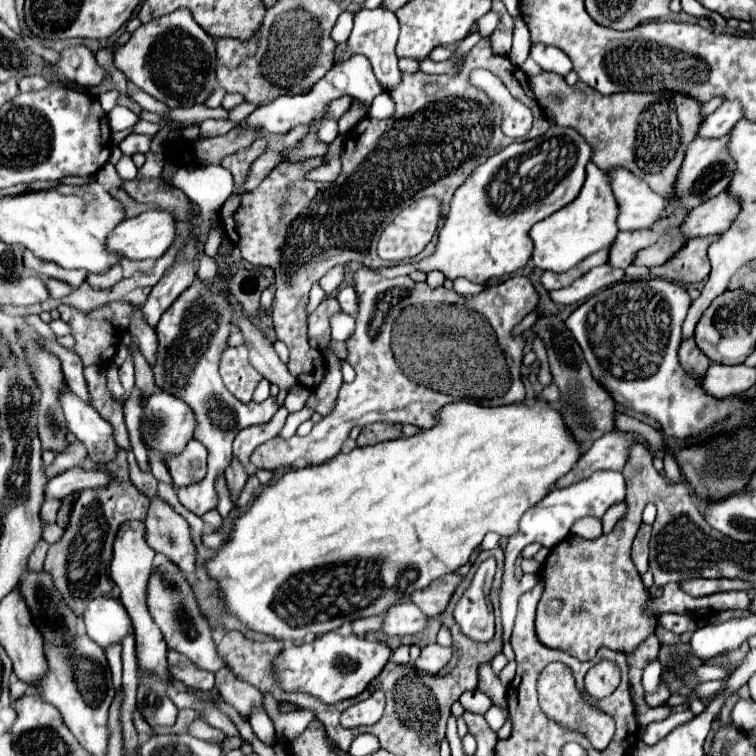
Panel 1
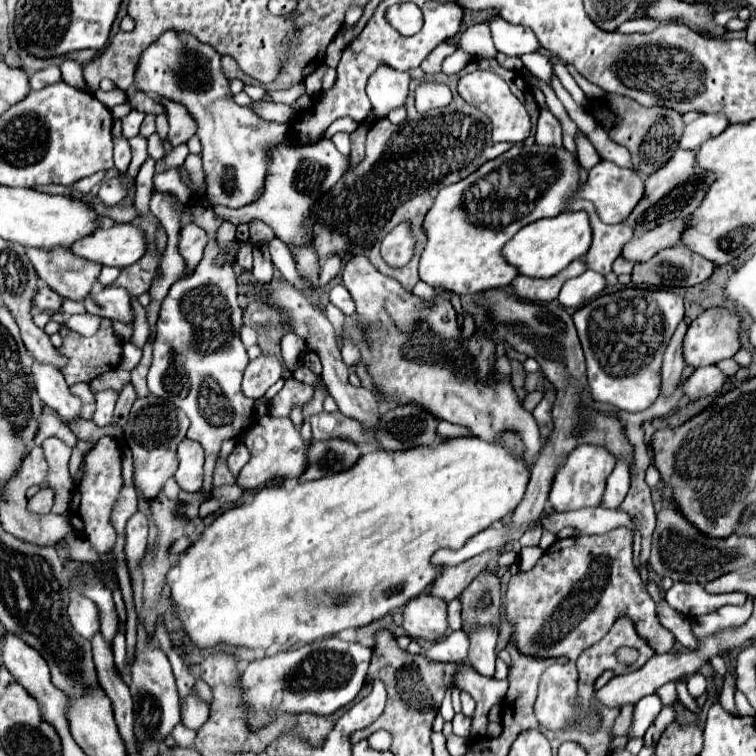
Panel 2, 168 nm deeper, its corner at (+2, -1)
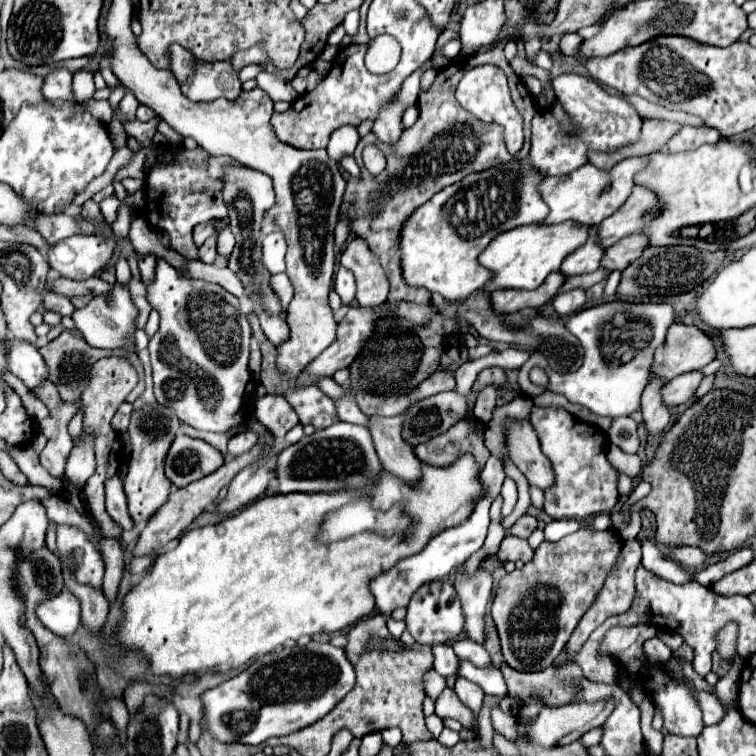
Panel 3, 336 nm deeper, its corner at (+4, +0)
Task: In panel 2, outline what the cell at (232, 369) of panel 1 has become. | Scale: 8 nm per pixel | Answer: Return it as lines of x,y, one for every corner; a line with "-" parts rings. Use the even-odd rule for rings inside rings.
261,354
259,358
251,360
245,368
245,376
241,382
241,390
247,398
263,398
267,388
273,386
283,376
283,366
279,358
273,358
271,354

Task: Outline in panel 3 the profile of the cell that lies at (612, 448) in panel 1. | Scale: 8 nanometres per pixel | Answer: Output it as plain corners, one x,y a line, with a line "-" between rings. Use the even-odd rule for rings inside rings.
533,407
529,421
539,435
541,449
549,457
557,477
555,485
545,491
545,513
551,519
585,519
597,513
609,513
619,501
619,473
607,461
607,435
595,425
583,423
557,407

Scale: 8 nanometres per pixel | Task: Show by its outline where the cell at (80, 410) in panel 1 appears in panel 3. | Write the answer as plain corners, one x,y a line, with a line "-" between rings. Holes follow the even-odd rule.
11,337
9,349
5,349
5,353
9,357
9,371
17,375
29,389
47,379
47,365
35,345

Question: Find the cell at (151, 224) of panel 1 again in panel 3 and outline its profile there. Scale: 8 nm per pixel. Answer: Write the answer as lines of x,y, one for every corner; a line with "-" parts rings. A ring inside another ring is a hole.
73,235
49,247
47,259
59,277
89,279
105,267
113,255
113,243
99,235

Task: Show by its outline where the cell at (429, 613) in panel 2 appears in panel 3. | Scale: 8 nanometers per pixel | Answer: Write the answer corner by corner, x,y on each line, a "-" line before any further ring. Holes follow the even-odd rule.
431,581
429,585
423,585
409,601
407,605
407,631
415,637
421,645
439,645
457,639
465,631
465,615
461,609
461,599
457,597
457,591
453,583
447,581

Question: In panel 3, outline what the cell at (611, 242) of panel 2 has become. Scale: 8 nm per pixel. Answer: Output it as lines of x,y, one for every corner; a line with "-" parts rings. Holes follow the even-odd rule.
591,227
587,243
577,247
573,253
569,253
569,257
565,257
565,261
563,261
561,269
559,269
561,273
565,273
565,277
593,273
593,271
599,269
599,261
603,257
603,249
597,243
595,235
597,235
597,227

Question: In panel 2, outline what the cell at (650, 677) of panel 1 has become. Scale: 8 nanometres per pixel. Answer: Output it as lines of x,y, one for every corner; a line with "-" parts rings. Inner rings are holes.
651,694
647,698
641,698
637,704
635,704
635,714
633,714
633,724
631,724
631,730
629,730
629,738
633,736
643,736
645,730
653,724
653,720
657,718
659,710
661,710
661,698
657,694

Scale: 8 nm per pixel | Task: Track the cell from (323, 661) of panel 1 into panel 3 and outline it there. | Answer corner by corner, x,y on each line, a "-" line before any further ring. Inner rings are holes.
311,641
309,645
295,645
285,647
277,653
267,653
253,661
243,673
227,679
225,683
209,689
201,695
203,705
203,727
205,731
221,743
245,743
245,745
259,745
269,737
289,735
299,731
323,715
327,715
355,685
355,671
353,665
347,661
345,651
333,647
329,643

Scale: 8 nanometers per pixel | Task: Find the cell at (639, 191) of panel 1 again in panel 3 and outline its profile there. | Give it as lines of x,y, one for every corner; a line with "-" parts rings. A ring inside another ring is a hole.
629,157
625,161
627,163
617,163
609,171
597,169
595,165
587,163
581,169
577,169
565,177
545,177
541,181
541,185
537,187
537,191
541,193
543,201
549,205
551,211
545,217
545,221
541,221
541,225
563,223
569,219
569,221
593,227
593,225
599,225
605,217
613,215
627,201
627,197
635,185
633,183
635,171
641,171
647,165
647,157

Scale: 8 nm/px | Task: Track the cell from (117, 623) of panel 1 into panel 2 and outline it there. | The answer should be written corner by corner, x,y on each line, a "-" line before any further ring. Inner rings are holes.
75,596
69,604
69,620
83,638
91,640
95,634
99,634
99,610
95,602
83,596

